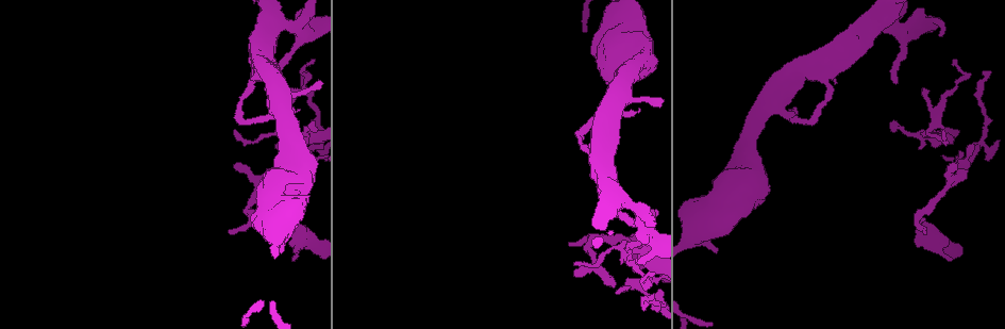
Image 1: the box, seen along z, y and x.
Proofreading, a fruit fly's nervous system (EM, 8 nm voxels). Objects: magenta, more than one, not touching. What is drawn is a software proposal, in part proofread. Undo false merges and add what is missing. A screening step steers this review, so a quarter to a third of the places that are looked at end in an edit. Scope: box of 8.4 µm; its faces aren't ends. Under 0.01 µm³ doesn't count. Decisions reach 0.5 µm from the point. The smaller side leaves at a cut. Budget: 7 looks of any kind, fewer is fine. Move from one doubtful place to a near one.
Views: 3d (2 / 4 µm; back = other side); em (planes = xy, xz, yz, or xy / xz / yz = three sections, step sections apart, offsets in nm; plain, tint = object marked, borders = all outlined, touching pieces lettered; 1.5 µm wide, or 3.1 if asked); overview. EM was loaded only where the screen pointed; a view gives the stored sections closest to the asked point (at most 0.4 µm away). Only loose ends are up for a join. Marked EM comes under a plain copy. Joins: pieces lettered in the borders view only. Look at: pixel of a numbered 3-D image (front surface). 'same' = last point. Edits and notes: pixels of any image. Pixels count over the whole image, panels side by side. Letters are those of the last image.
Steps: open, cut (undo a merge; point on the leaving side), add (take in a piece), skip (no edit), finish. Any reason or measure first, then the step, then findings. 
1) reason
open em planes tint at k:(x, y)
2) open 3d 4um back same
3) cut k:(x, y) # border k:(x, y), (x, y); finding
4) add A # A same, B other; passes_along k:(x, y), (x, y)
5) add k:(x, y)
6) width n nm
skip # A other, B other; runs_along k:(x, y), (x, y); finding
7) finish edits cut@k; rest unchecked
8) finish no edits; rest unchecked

an open end
open 3d 2um at 1:(896, 82)

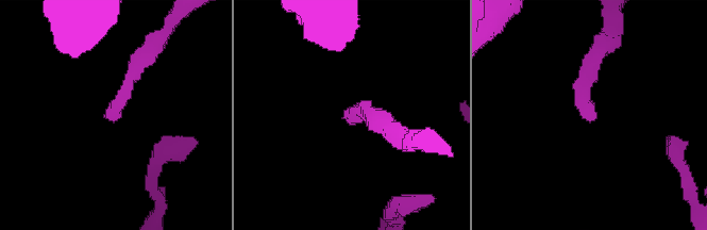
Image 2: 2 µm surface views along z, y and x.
now the EM
open em yz step 4 borders at 2:(589, 122)

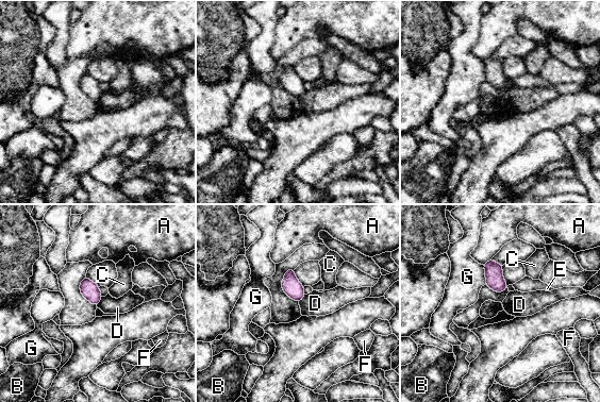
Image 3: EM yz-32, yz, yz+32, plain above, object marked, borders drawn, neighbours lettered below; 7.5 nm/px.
skip # A other, B other, C other, D other, E other, F other, G other; border 3:(102, 297), (97, 306); no lettered piece goes on from it

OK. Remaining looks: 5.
stops while still wide
open em planes borders at 1:(715, 251)

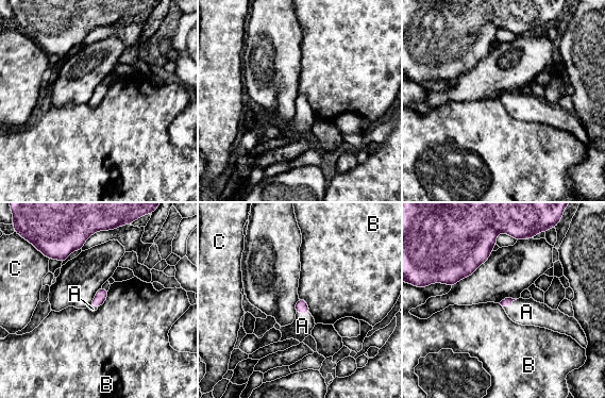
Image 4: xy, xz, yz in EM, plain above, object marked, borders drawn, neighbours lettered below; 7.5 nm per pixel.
longest_contact B 150 nm
add A # A same, B other, C other; passes_along 4:(507, 301), (510, 305), (526, 312); the cell continues

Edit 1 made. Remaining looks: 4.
finish edits add@4; rest unchecked

